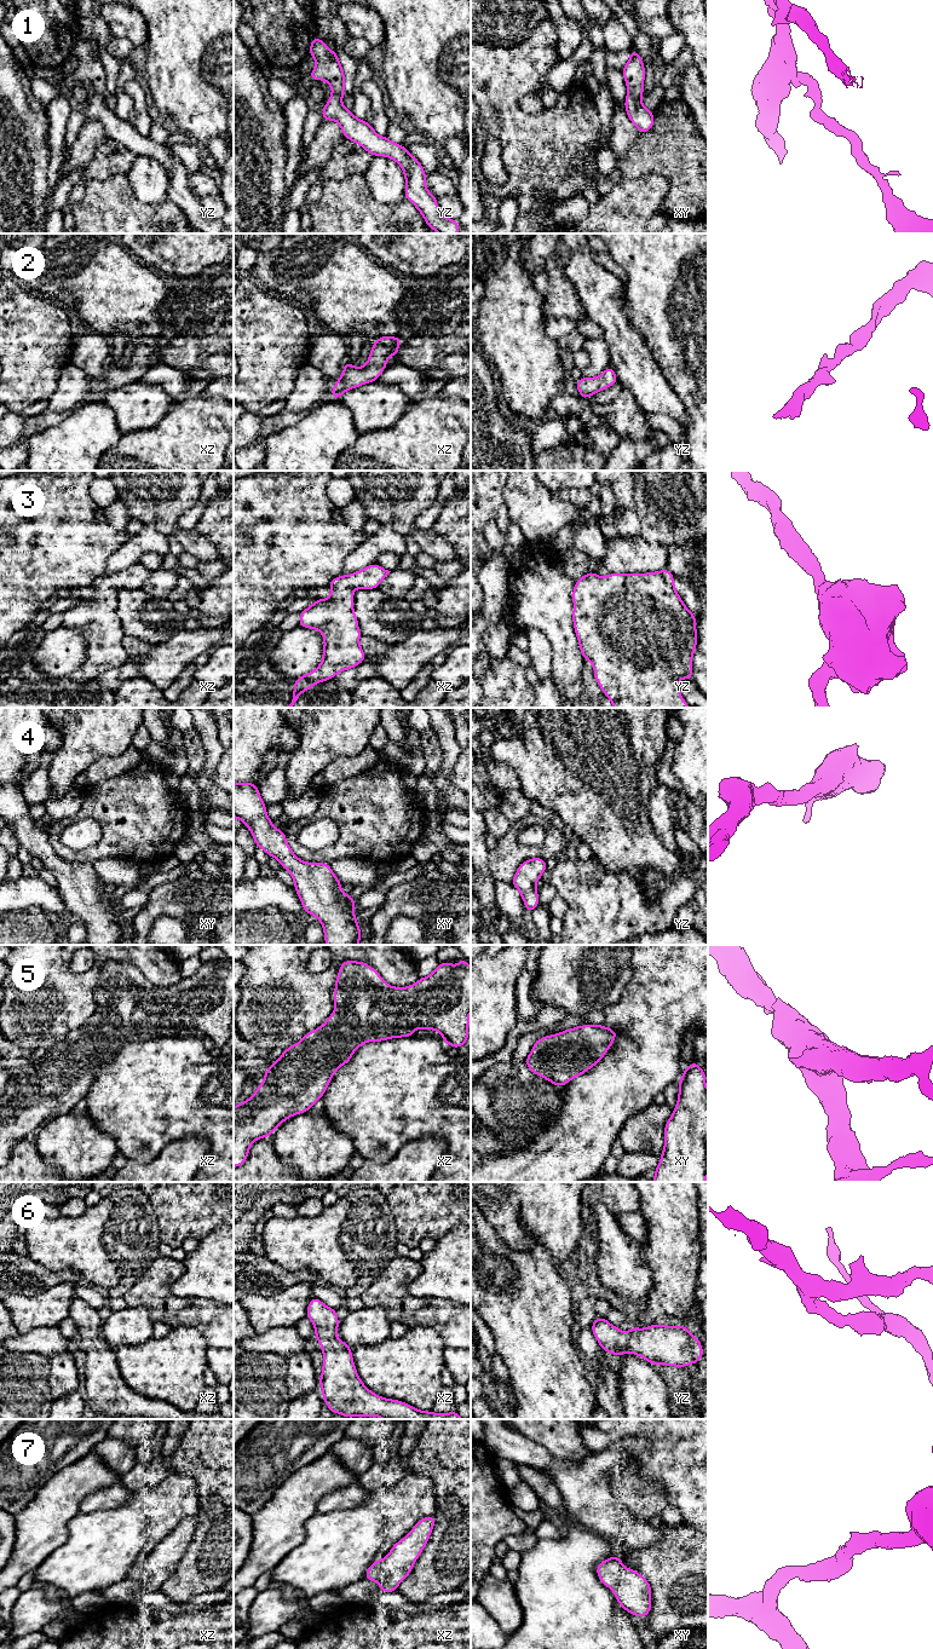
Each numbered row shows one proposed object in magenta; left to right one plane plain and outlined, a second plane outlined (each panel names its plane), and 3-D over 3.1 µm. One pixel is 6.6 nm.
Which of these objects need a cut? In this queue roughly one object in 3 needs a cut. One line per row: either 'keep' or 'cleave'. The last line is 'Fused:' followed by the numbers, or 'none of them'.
1: keep
2: keep
3: keep
4: keep
5: keep
6: keep
7: keep
Fused: none of them

